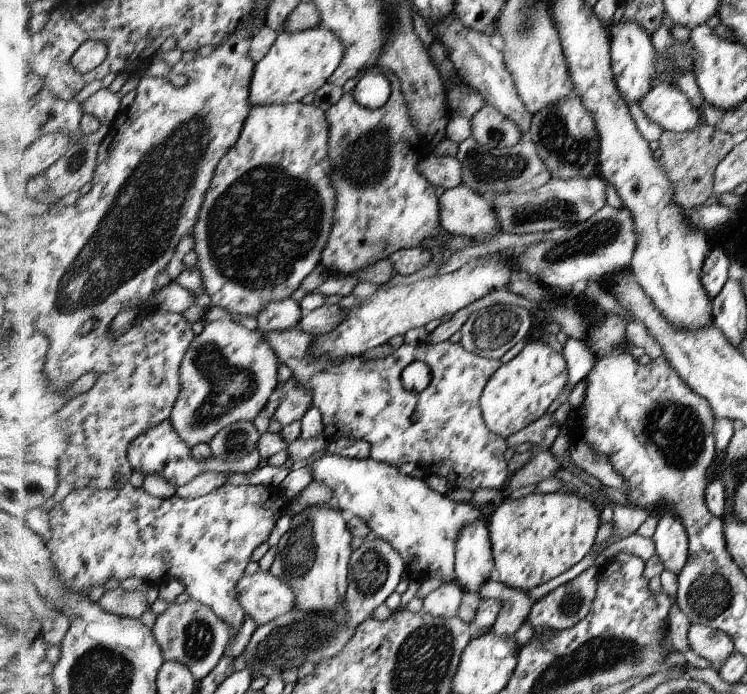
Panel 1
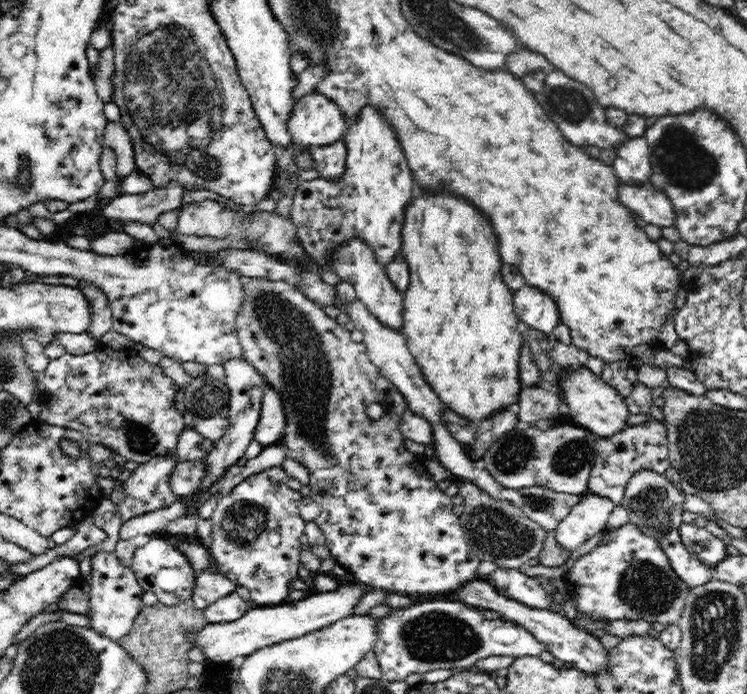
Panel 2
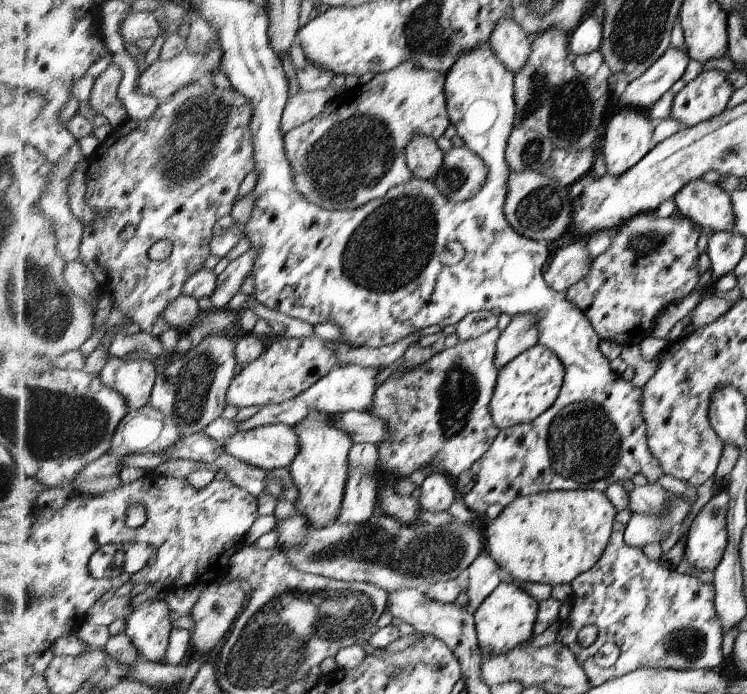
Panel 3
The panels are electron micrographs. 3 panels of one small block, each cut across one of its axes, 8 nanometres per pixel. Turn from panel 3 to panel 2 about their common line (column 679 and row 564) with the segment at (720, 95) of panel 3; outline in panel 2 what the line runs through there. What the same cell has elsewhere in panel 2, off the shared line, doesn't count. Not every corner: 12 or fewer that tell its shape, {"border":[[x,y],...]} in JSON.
{"border":[[114,552],[91,561],[89,627],[119,642],[144,606]]}

